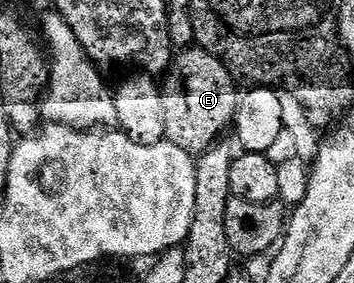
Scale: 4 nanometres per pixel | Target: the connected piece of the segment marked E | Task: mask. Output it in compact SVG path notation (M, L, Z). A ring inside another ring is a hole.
M183 49L174 56L173 66L162 84L166 142L198 157L220 142L223 130L235 122L241 94L237 80L217 57L200 49ZM168 78L168 79L167 79Z

